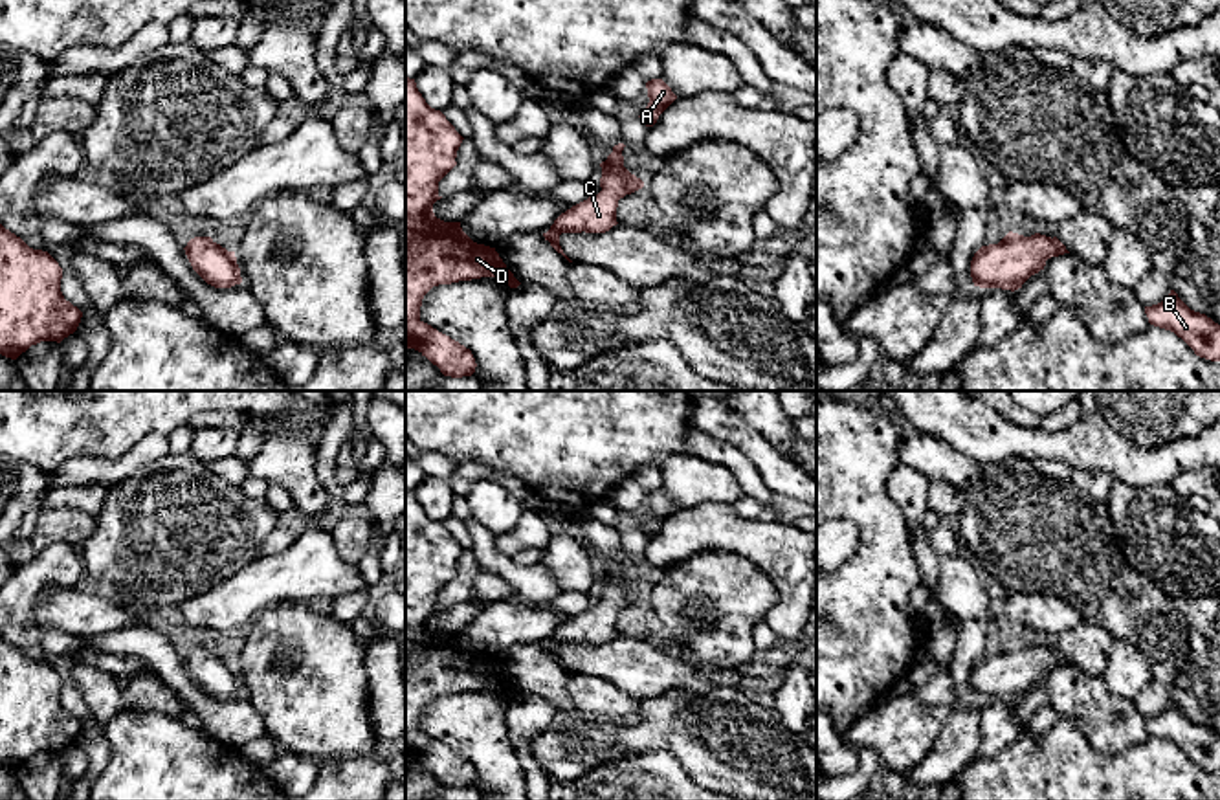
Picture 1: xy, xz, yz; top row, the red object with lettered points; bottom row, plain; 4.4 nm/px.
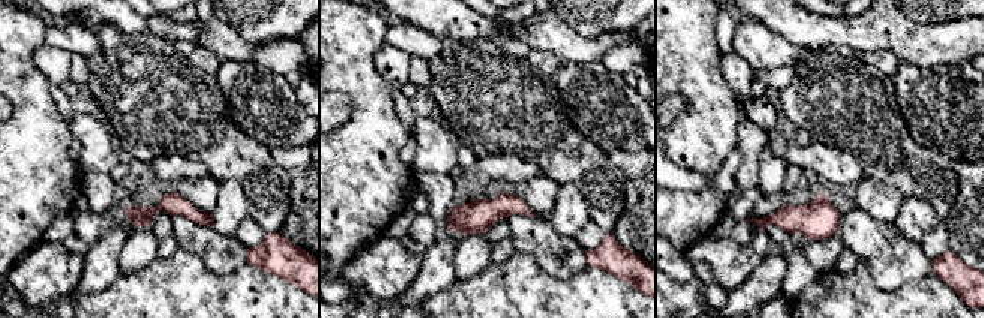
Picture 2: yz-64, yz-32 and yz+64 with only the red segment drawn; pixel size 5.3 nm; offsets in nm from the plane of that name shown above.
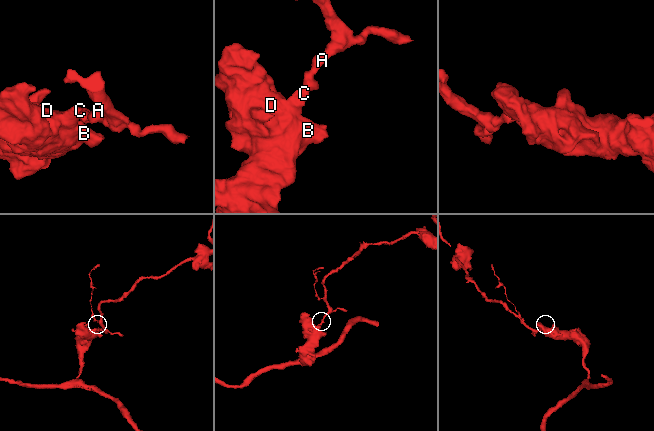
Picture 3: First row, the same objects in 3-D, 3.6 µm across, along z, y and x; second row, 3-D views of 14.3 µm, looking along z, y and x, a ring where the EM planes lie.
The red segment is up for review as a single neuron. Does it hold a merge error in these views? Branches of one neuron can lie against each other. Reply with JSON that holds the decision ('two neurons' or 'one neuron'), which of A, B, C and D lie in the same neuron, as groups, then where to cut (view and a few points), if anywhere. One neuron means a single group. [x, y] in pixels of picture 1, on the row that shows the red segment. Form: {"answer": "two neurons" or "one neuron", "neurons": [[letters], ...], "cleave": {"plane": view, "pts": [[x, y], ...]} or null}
{"answer": "one neuron", "neurons": [["A", "B", "C", "D"]], "cleave": null}

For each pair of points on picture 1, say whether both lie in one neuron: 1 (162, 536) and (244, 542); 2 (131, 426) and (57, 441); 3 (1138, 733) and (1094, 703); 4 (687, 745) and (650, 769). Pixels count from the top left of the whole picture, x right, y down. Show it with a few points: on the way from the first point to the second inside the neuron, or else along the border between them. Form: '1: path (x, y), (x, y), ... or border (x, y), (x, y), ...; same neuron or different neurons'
1: path (182, 536), (224, 536); same neuron
2: path (112, 424), (76, 430); same neuron
3: path (1127, 727), (1114, 723), (1105, 714); same neuron
4: border (626, 755), (665, 749), (692, 780); different neurons

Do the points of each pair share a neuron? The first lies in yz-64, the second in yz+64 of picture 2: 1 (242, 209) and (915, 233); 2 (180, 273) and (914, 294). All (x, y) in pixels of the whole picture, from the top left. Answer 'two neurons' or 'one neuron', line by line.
1: one neuron
2: one neuron

